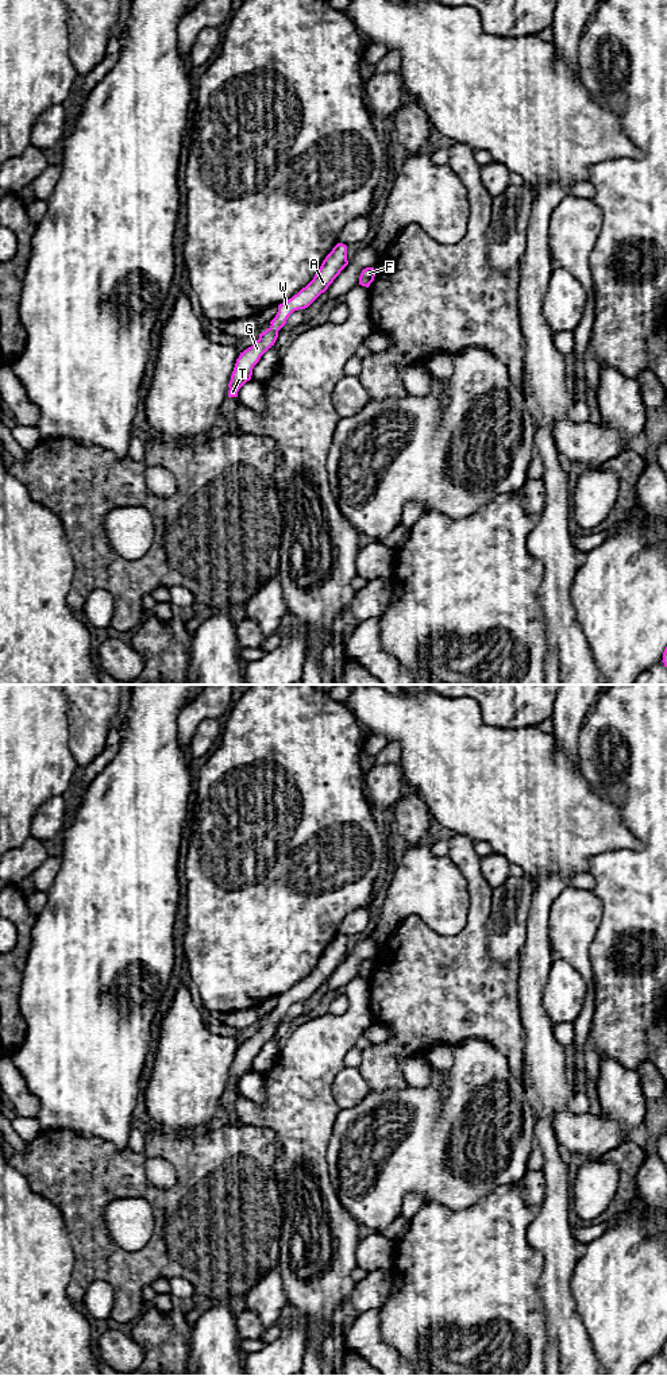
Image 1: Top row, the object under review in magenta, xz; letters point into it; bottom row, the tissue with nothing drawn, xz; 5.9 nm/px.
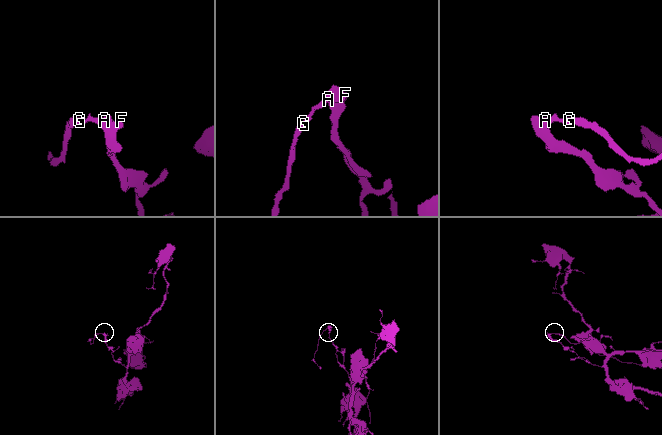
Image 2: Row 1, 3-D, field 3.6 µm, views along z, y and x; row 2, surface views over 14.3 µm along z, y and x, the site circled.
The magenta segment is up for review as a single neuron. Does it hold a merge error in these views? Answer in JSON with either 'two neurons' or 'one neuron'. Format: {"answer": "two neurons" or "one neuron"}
{"answer": "one neuron"}

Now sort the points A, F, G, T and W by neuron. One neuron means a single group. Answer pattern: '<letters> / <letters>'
A F G T W

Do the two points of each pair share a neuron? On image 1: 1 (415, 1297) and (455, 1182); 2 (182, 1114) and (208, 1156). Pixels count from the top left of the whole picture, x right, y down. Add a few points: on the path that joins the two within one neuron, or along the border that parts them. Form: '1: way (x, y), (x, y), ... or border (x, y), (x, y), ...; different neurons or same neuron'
1: border (478, 1201), (462, 1209), (425, 1203); different neurons
2: border (204, 1129), (184, 1133); different neurons

